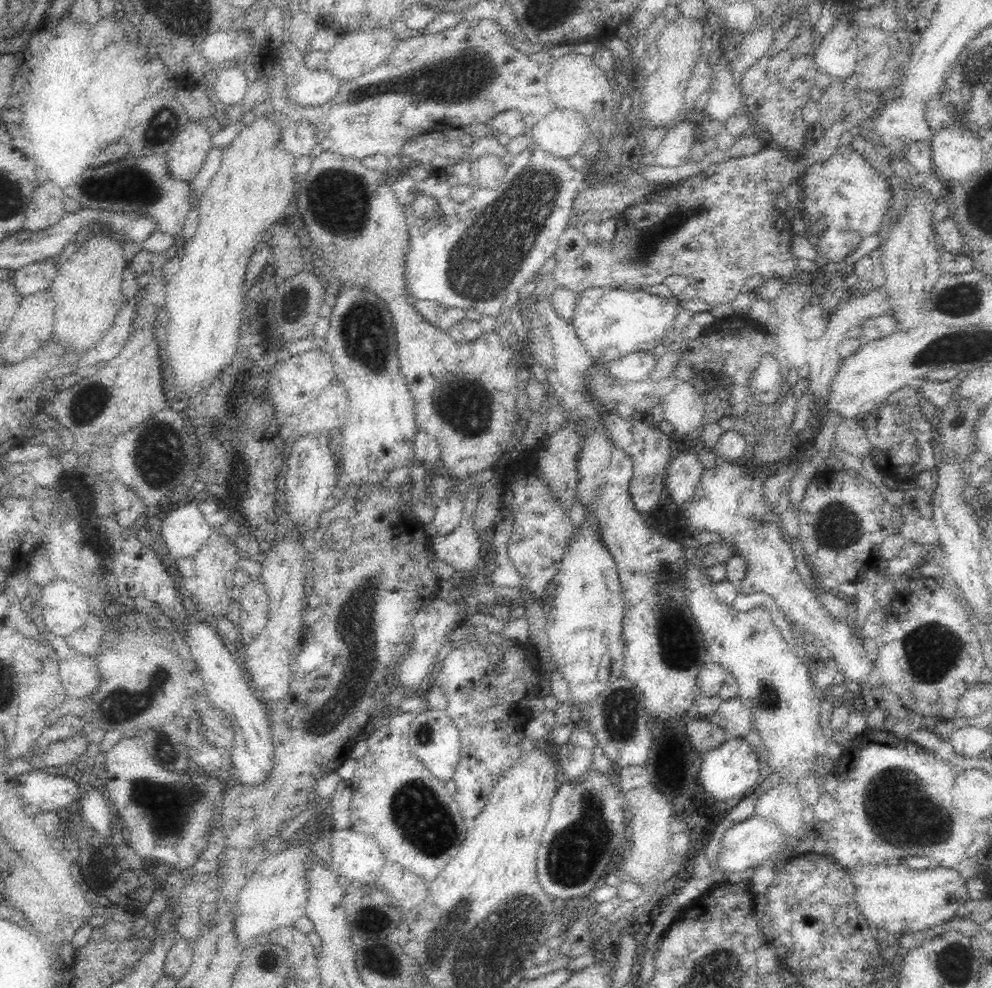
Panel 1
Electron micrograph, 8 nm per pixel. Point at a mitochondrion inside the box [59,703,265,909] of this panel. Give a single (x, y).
(168, 808)

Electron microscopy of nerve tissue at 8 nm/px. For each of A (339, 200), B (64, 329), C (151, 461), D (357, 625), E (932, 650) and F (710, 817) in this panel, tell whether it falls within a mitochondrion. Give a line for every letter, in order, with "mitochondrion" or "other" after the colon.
A: mitochondrion
B: other
C: mitochondrion
D: mitochondrion
E: mitochondrion
F: other

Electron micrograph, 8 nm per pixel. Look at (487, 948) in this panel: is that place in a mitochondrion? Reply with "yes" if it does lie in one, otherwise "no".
yes

